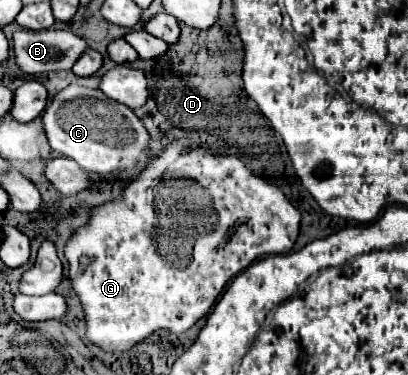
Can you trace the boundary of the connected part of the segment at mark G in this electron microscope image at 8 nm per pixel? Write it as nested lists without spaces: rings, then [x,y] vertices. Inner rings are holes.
[[[182,139],[182,141],[172,141],[166,145],[166,149],[152,159],[152,163],[124,189],[124,195],[120,201],[106,203],[90,213],[90,225],[82,227],[76,231],[76,235],[68,241],[64,255],[70,263],[70,281],[74,291],[80,295],[84,313],[86,313],[86,323],[88,323],[88,339],[96,343],[98,347],[106,351],[126,351],[132,345],[152,337],[152,333],[160,329],[168,329],[172,333],[182,333],[190,329],[200,317],[204,317],[210,307],[216,303],[216,297],[220,295],[222,287],[236,277],[240,271],[244,271],[250,263],[254,263],[258,257],[266,253],[288,253],[298,237],[300,231],[300,211],[284,197],[284,193],[276,187],[266,183],[264,179],[256,177],[240,159],[236,157],[222,157],[222,155],[212,155],[208,151],[190,151],[192,143]]]

